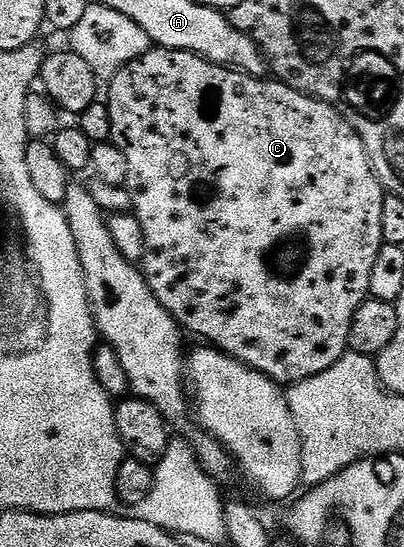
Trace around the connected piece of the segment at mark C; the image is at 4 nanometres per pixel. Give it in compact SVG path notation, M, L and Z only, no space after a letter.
M153 47L145 55L123 65L121 71L110 78L108 85L111 86L108 89L106 86L105 104L109 107L111 141L129 162L125 187L131 196L135 218L141 223L141 231L145 231L145 255L141 268L161 307L165 307L165 311L169 311L188 334L204 337L207 340L204 342L210 343L220 353L264 373L272 381L278 381L280 386L293 386L333 367L333 363L348 352L349 323L353 323L357 307L368 300L369 275L384 244L381 203L385 190L369 163L365 143L361 143L355 128L334 105L297 91L278 79L251 77L238 69L214 65L197 53L176 49Z

